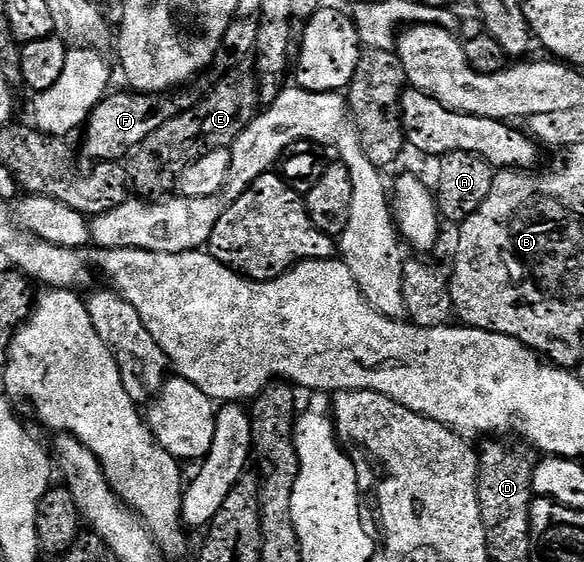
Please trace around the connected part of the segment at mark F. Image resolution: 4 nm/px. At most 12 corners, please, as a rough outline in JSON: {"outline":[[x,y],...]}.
{"outline":[[176,92],[105,96],[83,127],[93,163],[127,159],[189,110]]}

